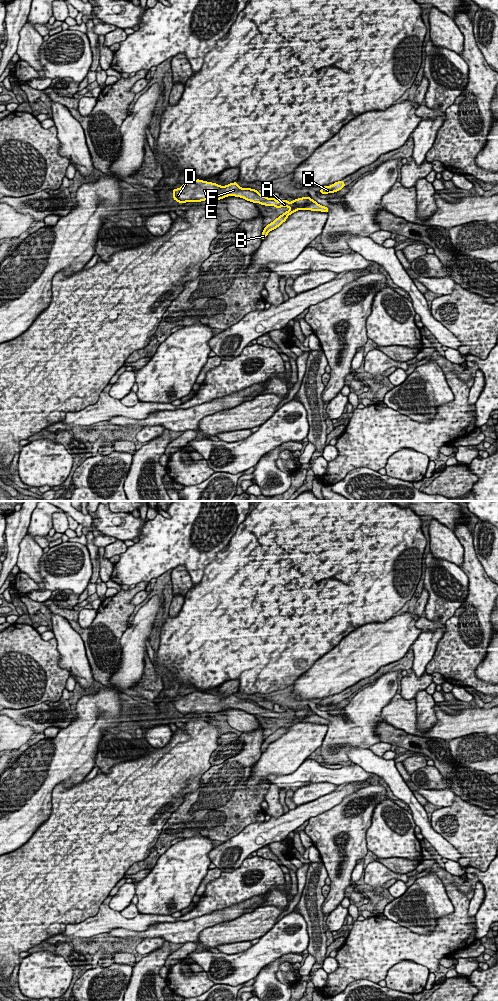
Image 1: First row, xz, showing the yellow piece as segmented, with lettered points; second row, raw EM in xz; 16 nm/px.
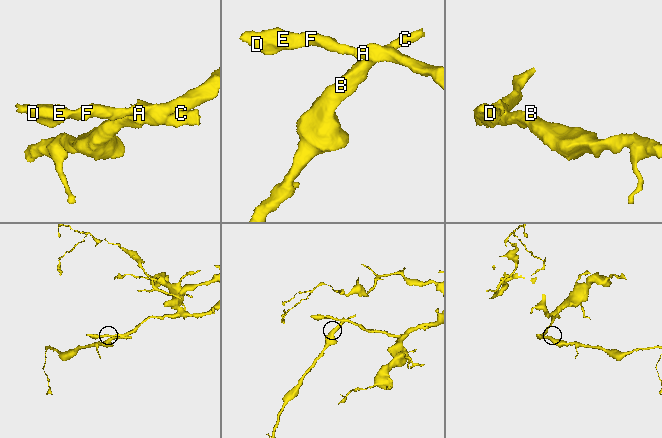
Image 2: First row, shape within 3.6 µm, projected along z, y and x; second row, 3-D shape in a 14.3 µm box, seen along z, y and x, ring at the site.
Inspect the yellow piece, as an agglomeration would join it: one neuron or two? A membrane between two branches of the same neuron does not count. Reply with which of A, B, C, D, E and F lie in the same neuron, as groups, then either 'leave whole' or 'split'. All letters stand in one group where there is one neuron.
A B C D E F; leave whole

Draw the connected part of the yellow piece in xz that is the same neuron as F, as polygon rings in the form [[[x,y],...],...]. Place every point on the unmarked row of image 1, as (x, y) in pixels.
[[[200,691],[192,692],[182,696],[180,700],[173,701],[173,711],[178,715],[201,714],[205,712],[216,713],[228,708],[243,710],[252,715],[259,715],[264,718],[275,718],[277,721],[288,719],[290,722],[284,724],[273,734],[268,736],[261,746],[261,752],[264,752],[270,743],[273,743],[285,734],[289,727],[298,722],[321,723],[328,725],[329,720],[318,716],[311,709],[302,709],[288,714],[287,711],[278,713],[274,709],[263,708],[256,701],[242,700],[237,694],[225,698],[217,695],[207,694]]]

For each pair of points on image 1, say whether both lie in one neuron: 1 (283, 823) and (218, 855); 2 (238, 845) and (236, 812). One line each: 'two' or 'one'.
1: one
2: two

